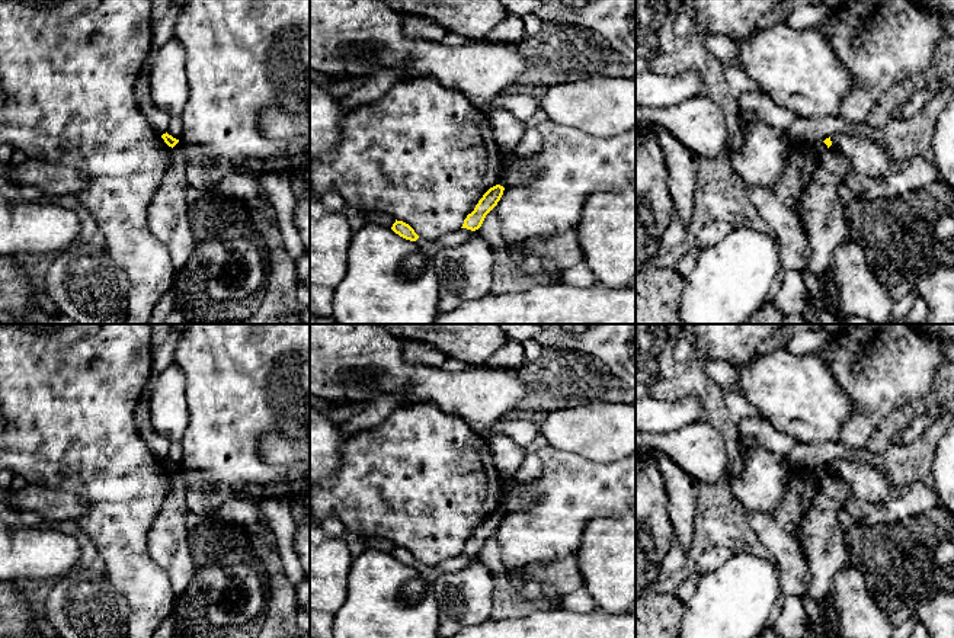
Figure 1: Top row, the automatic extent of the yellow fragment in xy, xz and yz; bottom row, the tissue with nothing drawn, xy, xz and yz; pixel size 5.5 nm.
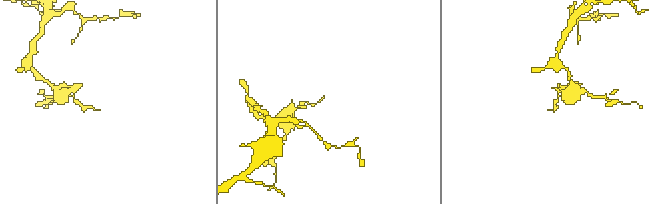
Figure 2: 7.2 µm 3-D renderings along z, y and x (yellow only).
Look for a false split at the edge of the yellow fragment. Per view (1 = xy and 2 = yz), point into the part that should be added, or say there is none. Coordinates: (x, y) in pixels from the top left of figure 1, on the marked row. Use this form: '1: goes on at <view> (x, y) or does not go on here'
1: does not go on here
2: does not go on here

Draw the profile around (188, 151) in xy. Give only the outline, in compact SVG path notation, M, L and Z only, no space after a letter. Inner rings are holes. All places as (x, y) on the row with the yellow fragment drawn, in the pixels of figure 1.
M179 141L173 148L179 150L186 160L199 157L205 169L208 170L215 169L215 163L204 153L204 148L201 145L189 145Z

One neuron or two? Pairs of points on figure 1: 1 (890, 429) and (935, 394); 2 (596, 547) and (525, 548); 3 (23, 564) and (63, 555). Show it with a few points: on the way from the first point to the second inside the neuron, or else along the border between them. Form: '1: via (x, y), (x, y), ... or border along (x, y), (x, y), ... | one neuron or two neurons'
1: via (902, 417), (911, 410), (924, 406) | one neuron
2: border along (598, 518), (592, 518), (588, 522), (575, 552) | two neurons
3: via (34, 555), (53, 555) | one neuron

